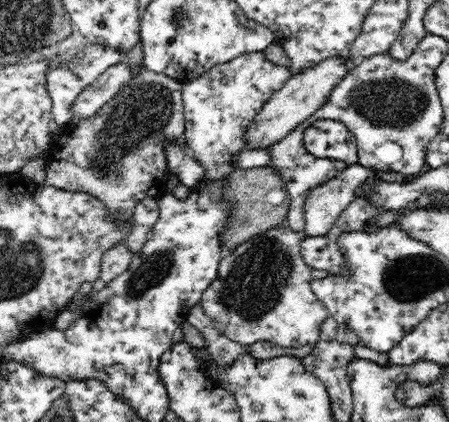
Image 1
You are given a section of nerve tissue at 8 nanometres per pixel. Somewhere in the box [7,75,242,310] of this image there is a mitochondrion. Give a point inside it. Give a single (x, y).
(147, 108)

